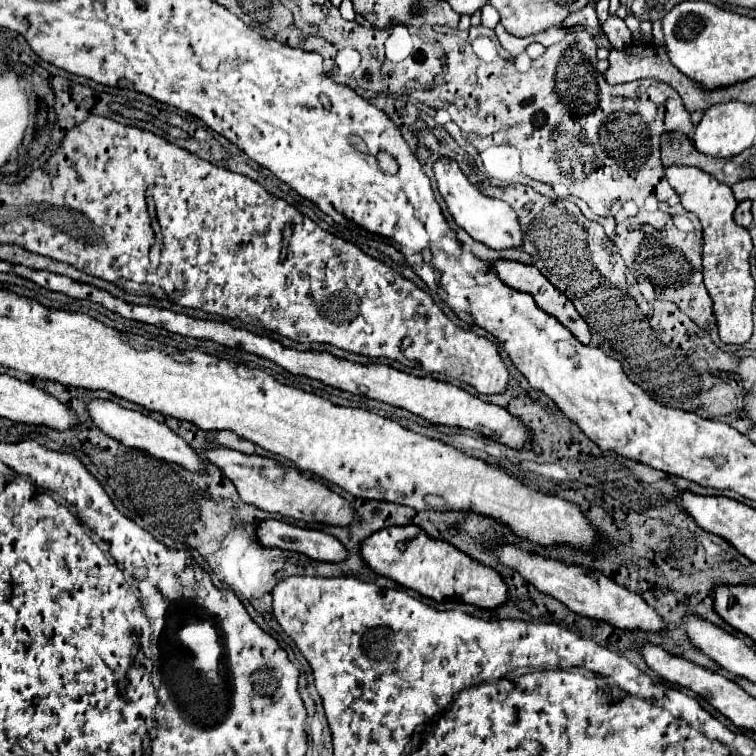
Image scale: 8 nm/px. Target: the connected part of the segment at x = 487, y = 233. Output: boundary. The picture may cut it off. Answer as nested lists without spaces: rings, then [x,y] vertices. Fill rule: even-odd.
[[[439,160],[439,162],[435,162],[433,170],[435,170],[435,178],[437,178],[437,188],[447,202],[451,216],[473,240],[483,242],[485,246],[489,246],[493,250],[509,250],[509,248],[519,248],[523,244],[523,230],[521,230],[519,218],[507,202],[481,194],[467,180],[467,176],[459,170],[457,162],[453,162],[453,160]]]

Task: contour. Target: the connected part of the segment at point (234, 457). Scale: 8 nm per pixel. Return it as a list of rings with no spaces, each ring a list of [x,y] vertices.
[[[211,448],[205,452],[205,456],[225,472],[225,476],[237,486],[239,496],[245,504],[253,504],[265,512],[281,514],[287,518],[295,518],[301,522],[319,522],[325,526],[335,524],[351,524],[351,504],[329,490],[325,484],[305,478],[299,470],[283,466],[281,462],[273,458],[263,456],[247,456],[235,450],[227,448]]]

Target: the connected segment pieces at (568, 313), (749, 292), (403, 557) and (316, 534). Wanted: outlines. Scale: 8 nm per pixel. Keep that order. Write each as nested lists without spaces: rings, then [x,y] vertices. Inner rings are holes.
[[[499,260],[491,268],[495,268],[499,278],[505,284],[509,284],[511,288],[529,292],[535,298],[537,306],[543,308],[545,312],[549,312],[551,316],[555,316],[563,326],[567,326],[581,344],[591,342],[589,326],[587,326],[587,322],[581,320],[581,316],[575,310],[575,306],[571,304],[571,300],[567,300],[567,296],[563,296],[563,292],[559,292],[535,266]]]
[[[669,166],[667,180],[679,194],[685,210],[693,212],[703,226],[703,278],[713,300],[713,314],[717,318],[719,336],[725,344],[745,344],[753,334],[751,302],[755,294],[755,280],[749,272],[749,254],[753,248],[747,228],[733,222],[737,200],[731,188],[715,176],[687,166]]]
[[[391,526],[375,532],[361,544],[361,554],[373,572],[395,580],[397,584],[411,588],[437,602],[461,598],[465,604],[495,610],[507,602],[507,584],[501,574],[489,566],[471,560],[455,546],[433,540],[419,526]]]
[[[265,520],[259,522],[257,536],[263,546],[301,552],[321,562],[343,562],[349,558],[347,548],[343,548],[335,536],[313,528],[299,528],[279,520]]]

